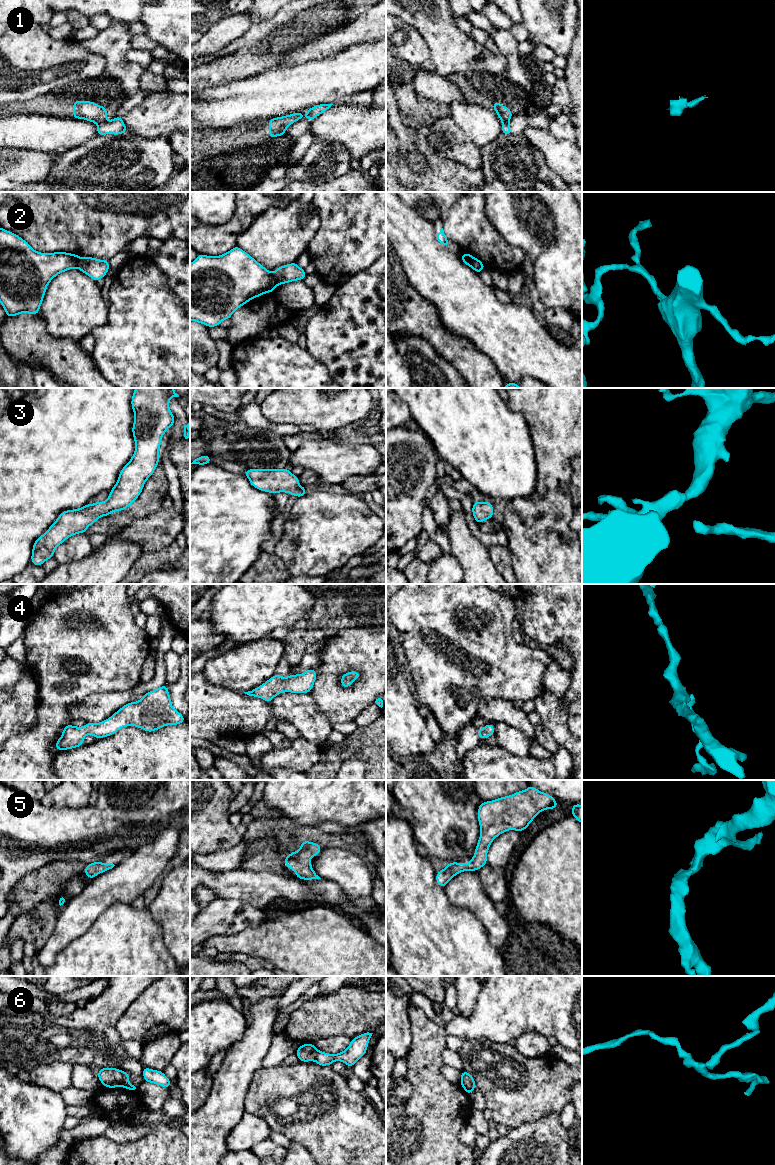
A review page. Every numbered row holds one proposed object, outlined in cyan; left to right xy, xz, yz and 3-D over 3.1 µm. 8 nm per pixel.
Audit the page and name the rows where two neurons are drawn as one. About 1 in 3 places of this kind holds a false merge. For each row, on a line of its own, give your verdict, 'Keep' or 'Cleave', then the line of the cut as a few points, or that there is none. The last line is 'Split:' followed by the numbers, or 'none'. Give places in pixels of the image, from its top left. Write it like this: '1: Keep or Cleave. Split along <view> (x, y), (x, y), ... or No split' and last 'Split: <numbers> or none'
1: Cleave. Split along xy (106, 121), (98, 124)
2: Cleave. Split along xz (271, 273), (278, 284)
3: Keep. No split
4: Keep. No split
5: Keep. No split
6: Cleave. Split along xy (122, 1071), (120, 1085)
Split: 1, 2, 6

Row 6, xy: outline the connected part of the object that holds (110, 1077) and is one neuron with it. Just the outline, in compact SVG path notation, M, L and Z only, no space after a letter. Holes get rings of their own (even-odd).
M101 1068L98 1071L98 1079L106 1088L121 1086L122 1071L117 1068Z

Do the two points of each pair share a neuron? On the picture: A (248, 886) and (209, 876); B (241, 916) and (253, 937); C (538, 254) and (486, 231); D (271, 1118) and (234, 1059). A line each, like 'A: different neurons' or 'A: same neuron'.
A: same neuron
B: different neurons
C: different neurons
D: different neurons

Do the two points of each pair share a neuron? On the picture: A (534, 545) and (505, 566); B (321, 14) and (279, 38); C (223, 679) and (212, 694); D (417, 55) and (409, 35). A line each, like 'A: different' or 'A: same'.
A: different
B: same
C: different
D: same

